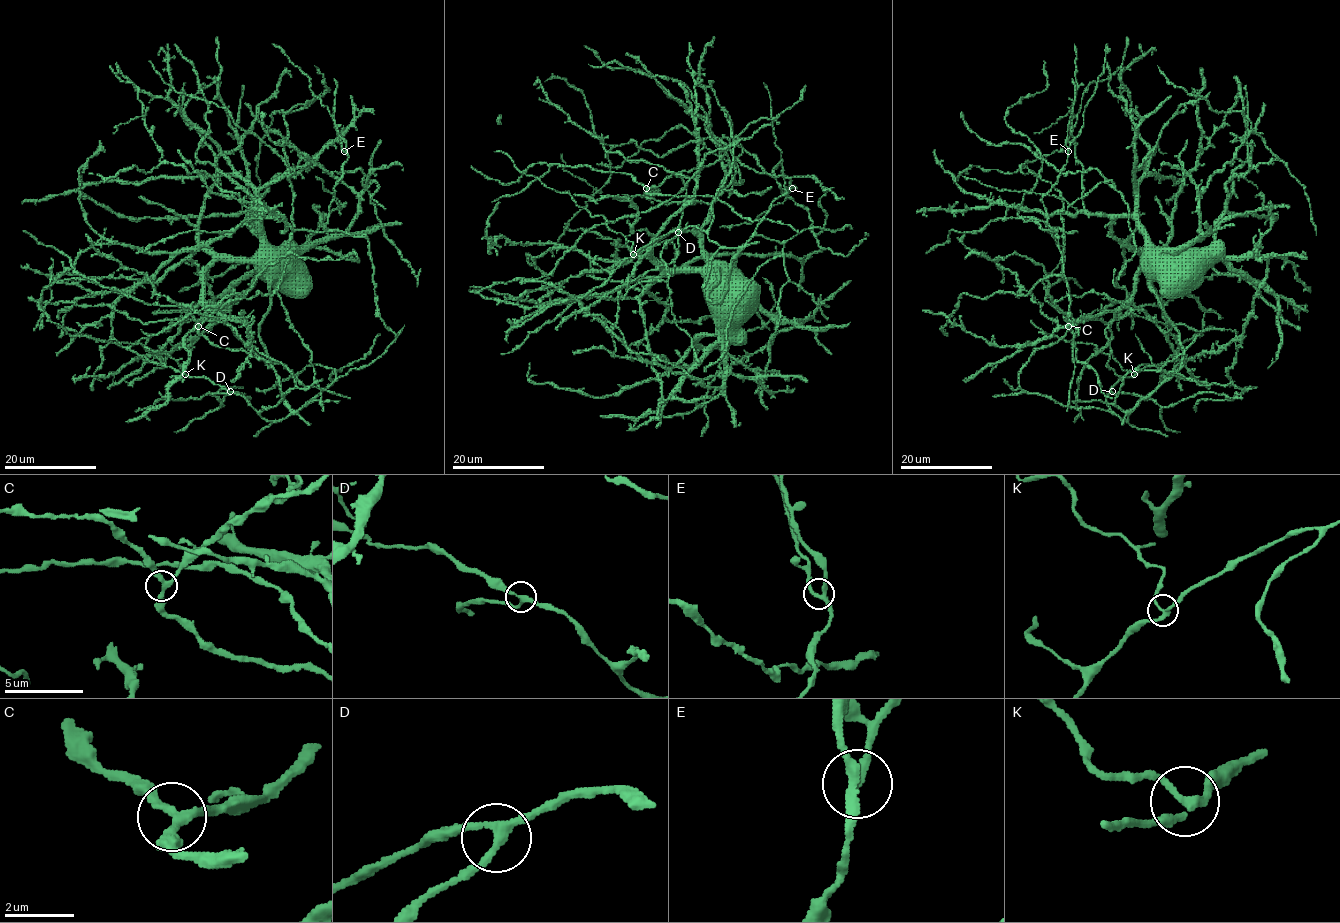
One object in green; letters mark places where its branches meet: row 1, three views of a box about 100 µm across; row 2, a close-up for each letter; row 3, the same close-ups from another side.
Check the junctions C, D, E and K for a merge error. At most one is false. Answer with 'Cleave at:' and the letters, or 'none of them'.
Cleave at: K

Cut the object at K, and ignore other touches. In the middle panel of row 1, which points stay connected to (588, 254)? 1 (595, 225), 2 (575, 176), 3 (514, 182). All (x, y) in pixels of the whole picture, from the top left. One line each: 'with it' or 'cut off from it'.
1: with it
2: with it
3: with it

